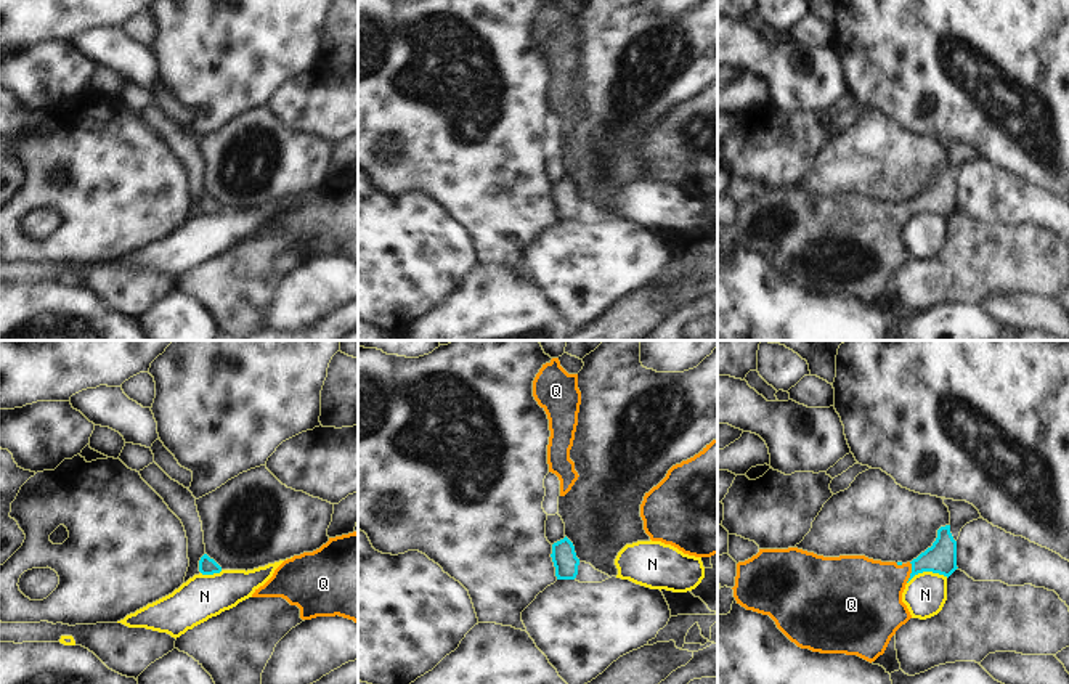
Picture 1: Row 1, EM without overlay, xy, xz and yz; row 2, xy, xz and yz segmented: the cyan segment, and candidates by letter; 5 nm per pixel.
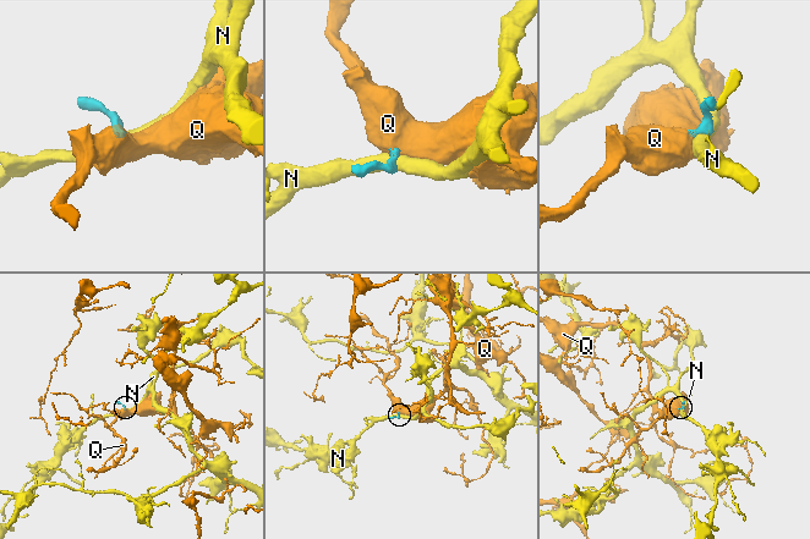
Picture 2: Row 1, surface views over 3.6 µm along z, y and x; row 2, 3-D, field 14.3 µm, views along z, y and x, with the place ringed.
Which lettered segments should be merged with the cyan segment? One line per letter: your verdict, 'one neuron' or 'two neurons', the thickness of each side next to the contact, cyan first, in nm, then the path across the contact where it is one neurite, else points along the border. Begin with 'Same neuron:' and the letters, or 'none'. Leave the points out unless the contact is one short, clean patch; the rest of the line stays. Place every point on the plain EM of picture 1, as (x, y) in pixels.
Same neuron: Q
N: two neurons; 160 nm thick on the cyan side, 220 nm on the other; border along yz (947, 217), (938, 212), (918, 212), (907, 223)
Q: one neuron; 160 nm thick on the cyan side, 340 nm on the other; runs through yz (941, 198), (926, 201), (912, 212), (899, 214), (867, 233)

